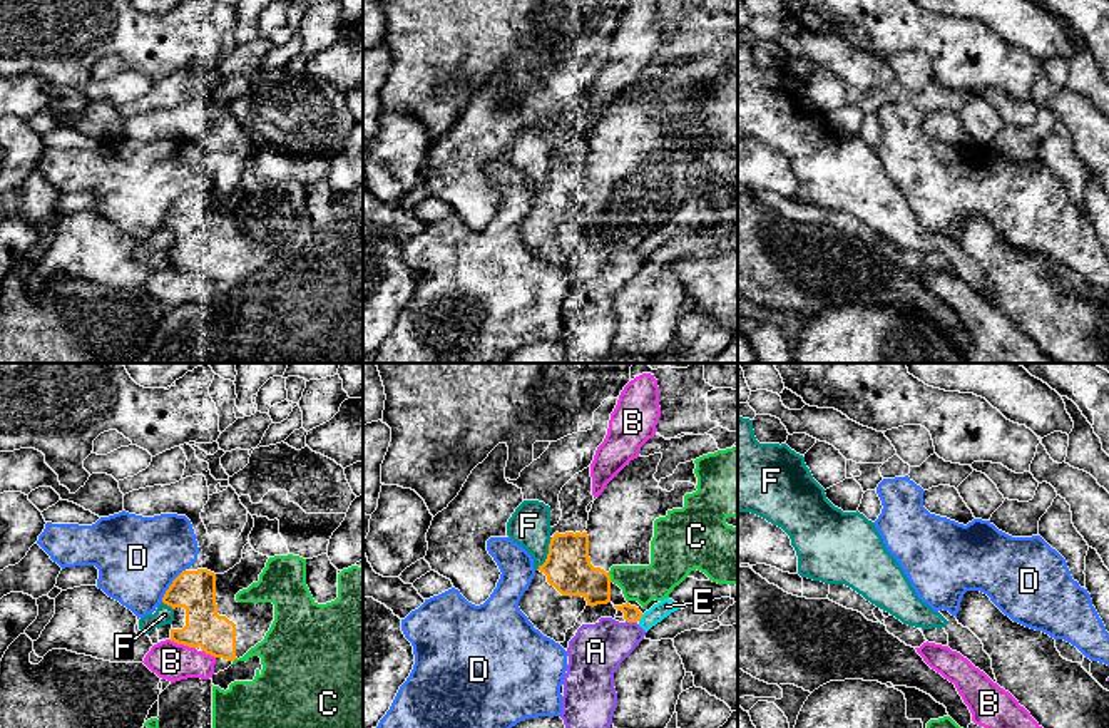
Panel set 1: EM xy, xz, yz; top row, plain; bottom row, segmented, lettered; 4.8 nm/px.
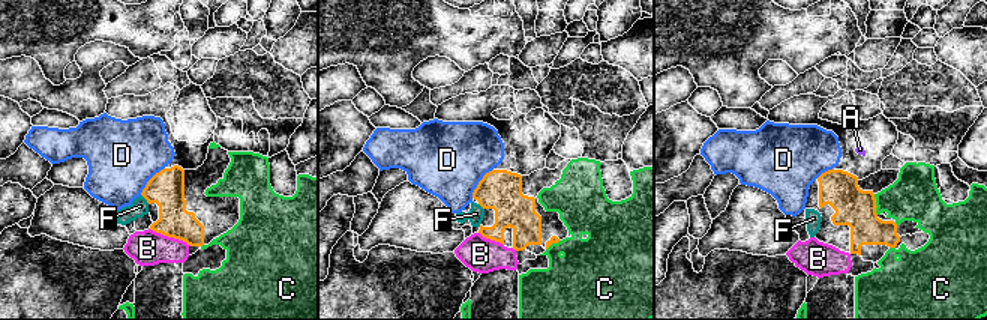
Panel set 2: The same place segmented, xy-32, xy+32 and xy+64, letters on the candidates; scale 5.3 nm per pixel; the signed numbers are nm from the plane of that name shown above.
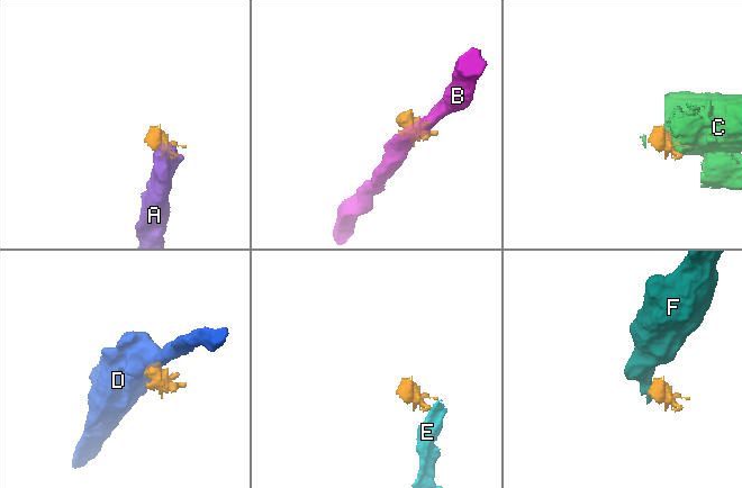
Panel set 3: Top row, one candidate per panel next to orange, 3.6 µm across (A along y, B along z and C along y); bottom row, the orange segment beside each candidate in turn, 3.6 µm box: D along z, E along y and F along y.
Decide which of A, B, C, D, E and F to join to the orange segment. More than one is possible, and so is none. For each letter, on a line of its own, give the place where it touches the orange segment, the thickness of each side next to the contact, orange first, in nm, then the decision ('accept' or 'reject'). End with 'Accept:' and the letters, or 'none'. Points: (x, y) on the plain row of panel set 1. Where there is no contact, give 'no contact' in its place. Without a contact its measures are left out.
A: xz (631, 246) | 80/260 nm | reject
B: xy (183, 268) | 190/180 nm | reject
C: xz (609, 203) | 220/180 nm | reject
D: xy (169, 211) | 200/400 nm | reject
E: xz (641, 241) | 80/80 nm | reject
F: xz (547, 179) | 220/200 nm | reject
Accept: none

